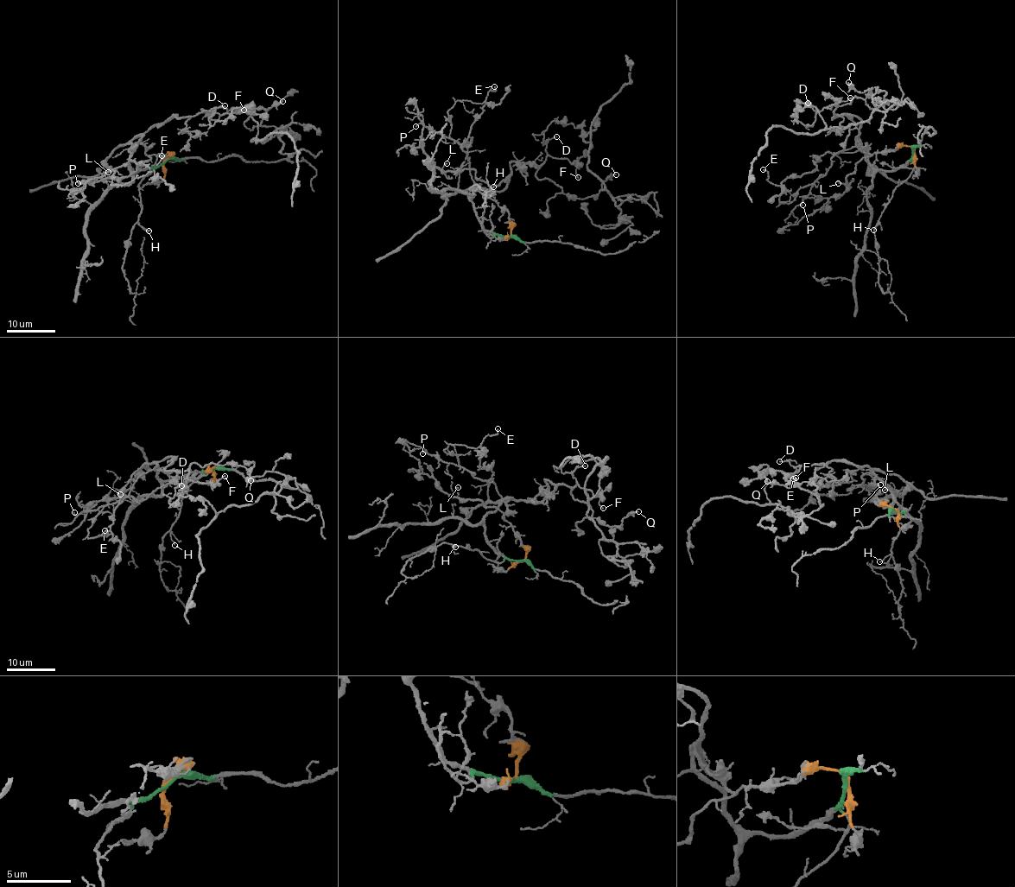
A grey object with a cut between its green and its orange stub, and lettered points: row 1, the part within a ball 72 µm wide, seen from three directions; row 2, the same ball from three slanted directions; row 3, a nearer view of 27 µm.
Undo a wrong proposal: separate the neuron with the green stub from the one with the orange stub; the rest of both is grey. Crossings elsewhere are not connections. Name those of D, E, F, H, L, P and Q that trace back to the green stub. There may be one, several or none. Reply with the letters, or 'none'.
E, H, P

